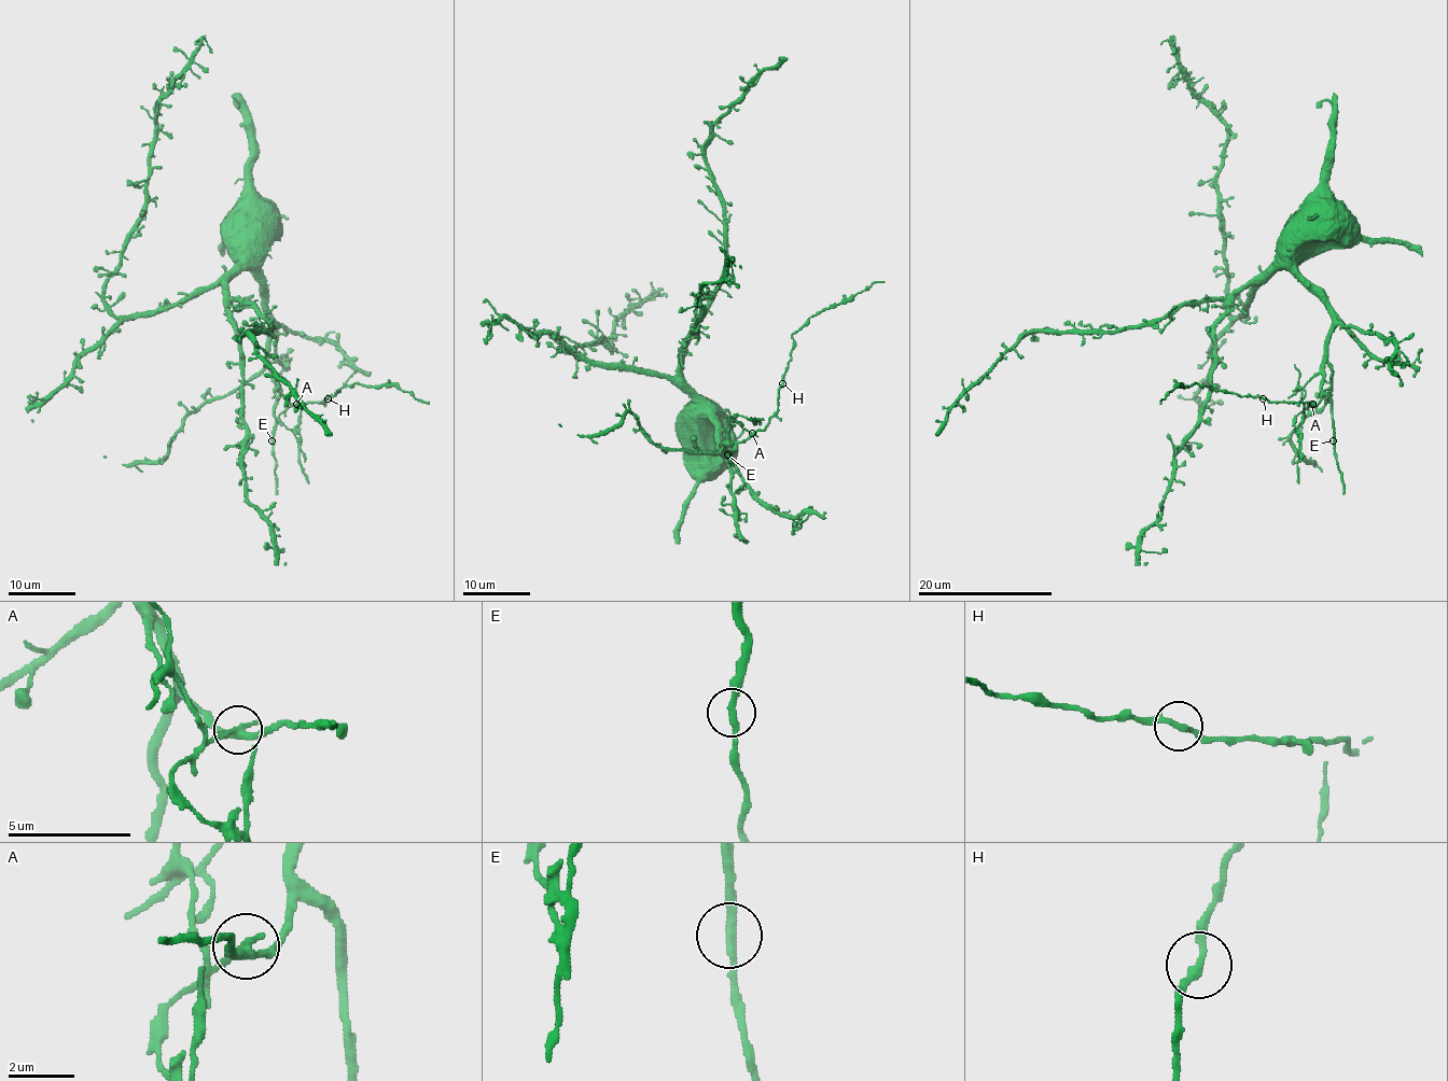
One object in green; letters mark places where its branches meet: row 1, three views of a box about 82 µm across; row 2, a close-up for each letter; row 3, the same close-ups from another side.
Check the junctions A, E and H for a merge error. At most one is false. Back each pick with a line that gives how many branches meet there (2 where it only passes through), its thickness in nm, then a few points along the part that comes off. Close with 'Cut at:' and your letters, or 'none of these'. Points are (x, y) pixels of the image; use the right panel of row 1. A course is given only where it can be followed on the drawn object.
A: Branches: 3. Thickness 220 nm. Course of the part to remove: (1311, 403), (1296, 418), (1295, 430), (1299, 440), (1298, 483)
Cut at: A

